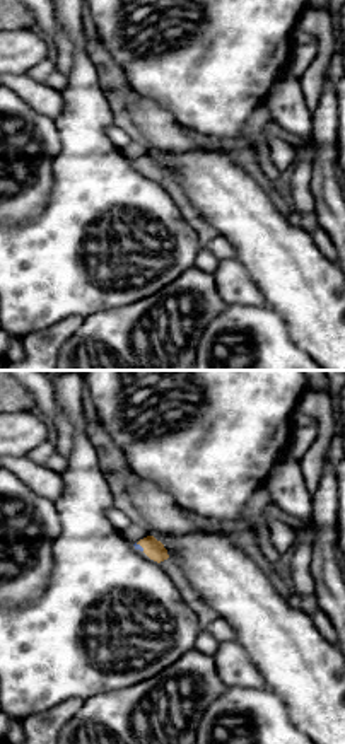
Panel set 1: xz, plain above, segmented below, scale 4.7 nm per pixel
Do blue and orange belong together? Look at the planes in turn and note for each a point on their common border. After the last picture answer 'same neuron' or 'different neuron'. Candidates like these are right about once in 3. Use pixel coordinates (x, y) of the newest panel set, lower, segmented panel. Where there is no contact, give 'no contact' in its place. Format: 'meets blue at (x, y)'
meets blue at (140, 546)

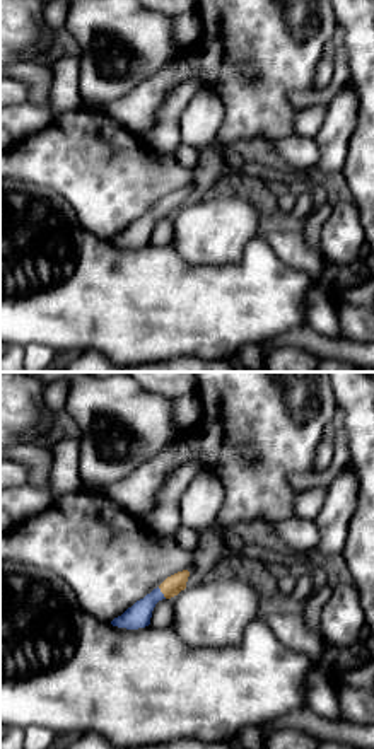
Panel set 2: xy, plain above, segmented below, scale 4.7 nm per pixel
meets blue at (161, 592)

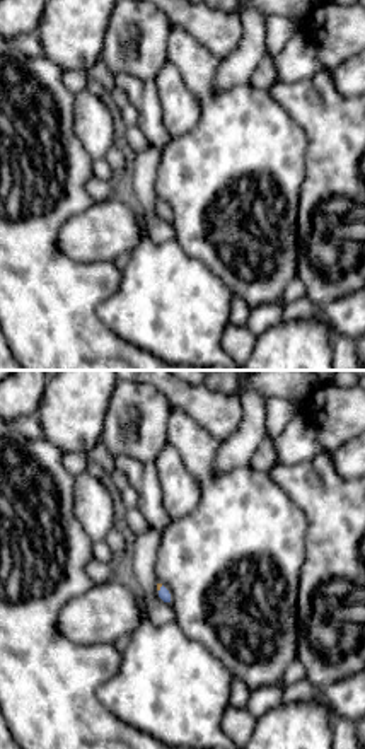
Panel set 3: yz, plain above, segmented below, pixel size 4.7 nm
meets blue at (161, 589)

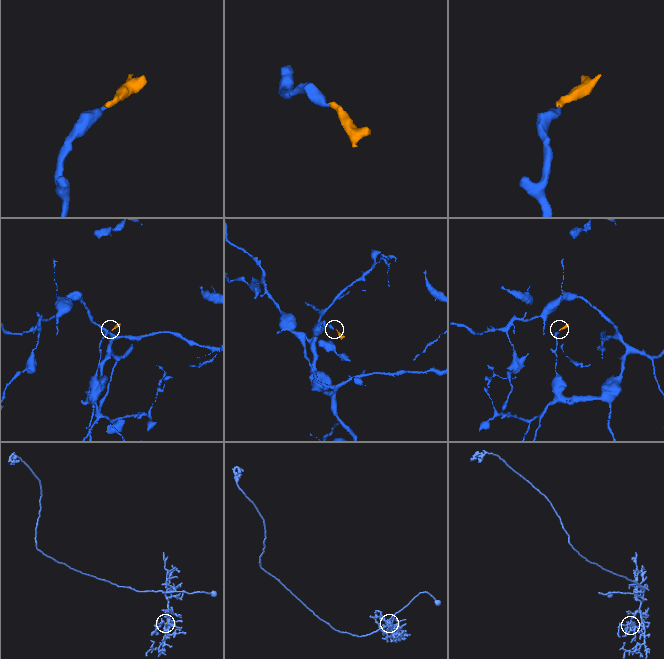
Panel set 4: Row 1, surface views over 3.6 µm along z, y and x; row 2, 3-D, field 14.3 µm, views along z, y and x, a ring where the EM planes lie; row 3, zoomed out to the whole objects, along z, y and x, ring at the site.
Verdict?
same neuron

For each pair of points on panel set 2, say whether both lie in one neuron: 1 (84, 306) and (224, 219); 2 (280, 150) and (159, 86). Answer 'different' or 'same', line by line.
1: different
2: different

